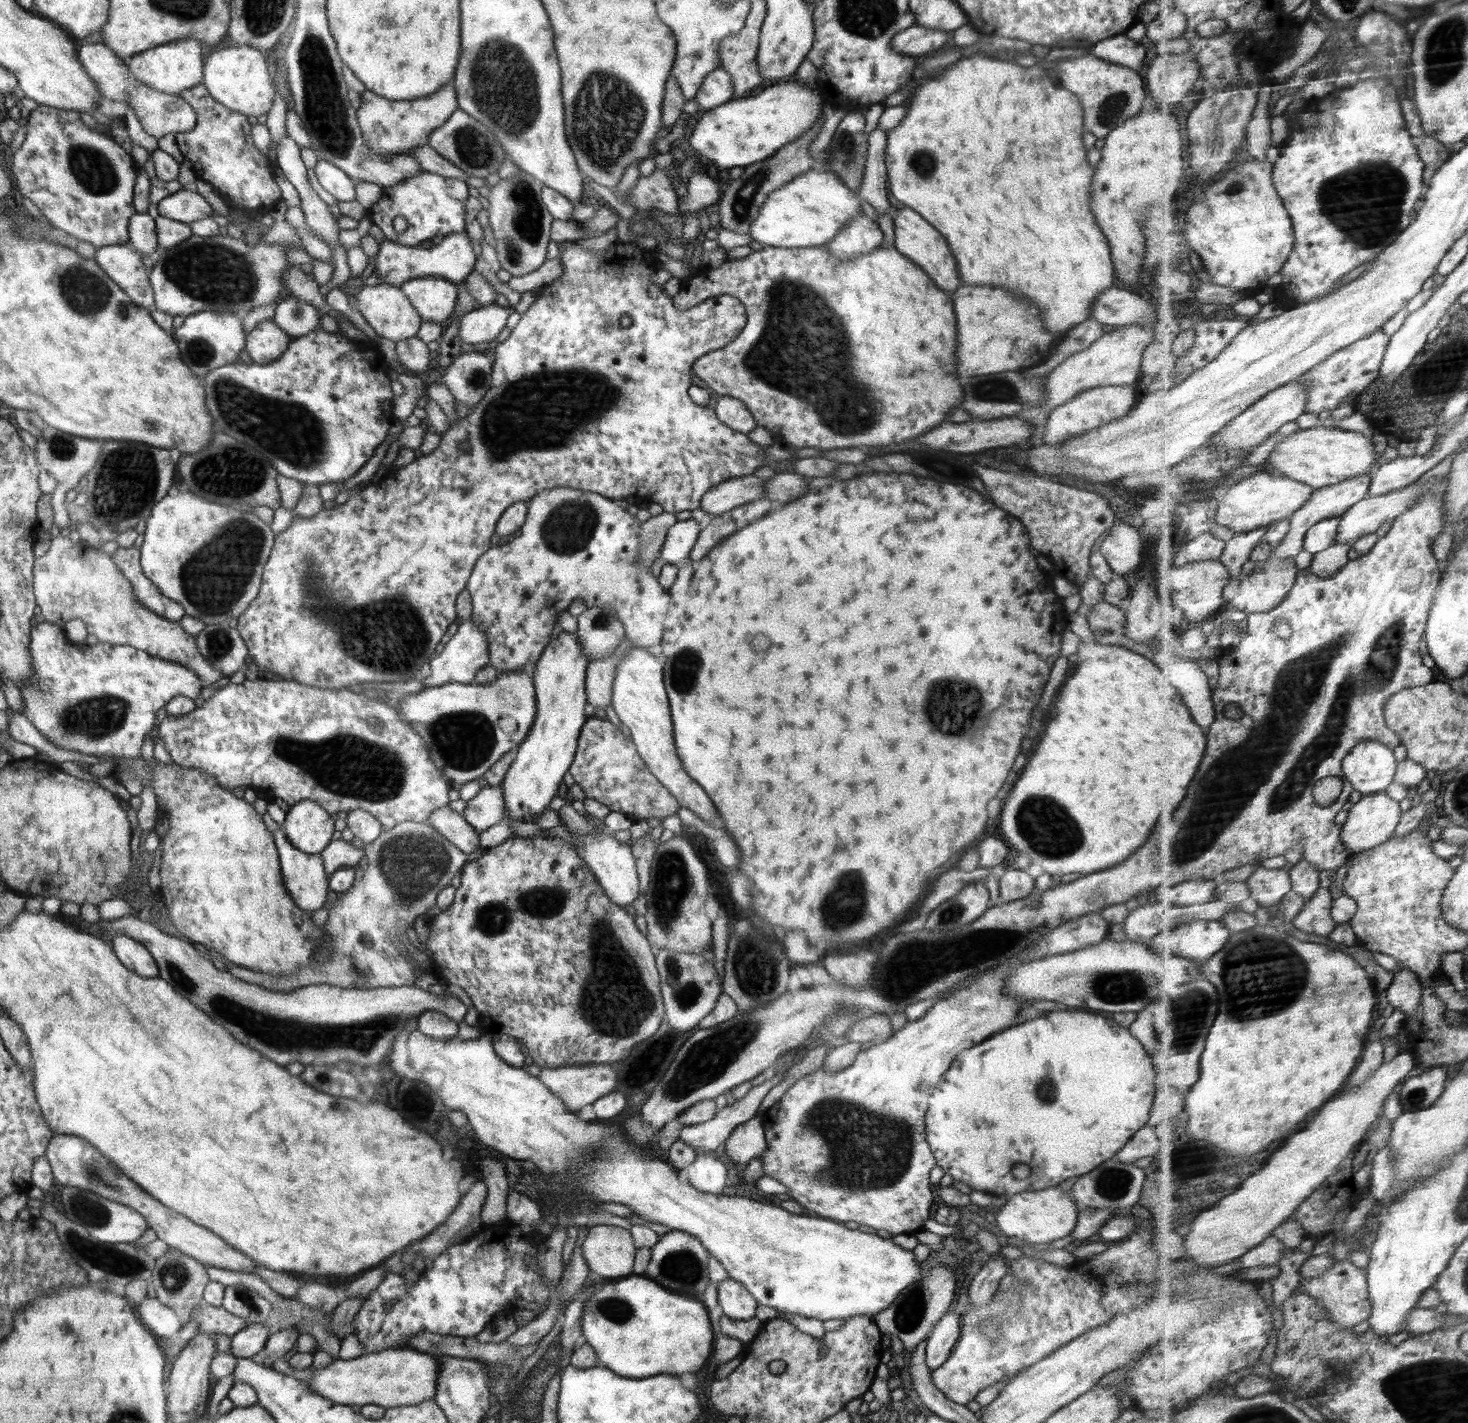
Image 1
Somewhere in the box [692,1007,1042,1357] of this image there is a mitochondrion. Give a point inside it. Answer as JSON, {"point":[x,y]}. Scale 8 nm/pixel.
{"point":[885,1142]}

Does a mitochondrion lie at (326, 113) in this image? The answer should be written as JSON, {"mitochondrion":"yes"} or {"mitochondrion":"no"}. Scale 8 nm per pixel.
{"mitochondrion":"yes"}

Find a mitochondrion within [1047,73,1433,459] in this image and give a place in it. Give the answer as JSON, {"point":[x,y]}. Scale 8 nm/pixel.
{"point":[1365,214]}

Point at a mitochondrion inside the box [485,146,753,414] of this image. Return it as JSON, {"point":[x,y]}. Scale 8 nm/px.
{"point":[524,215]}

